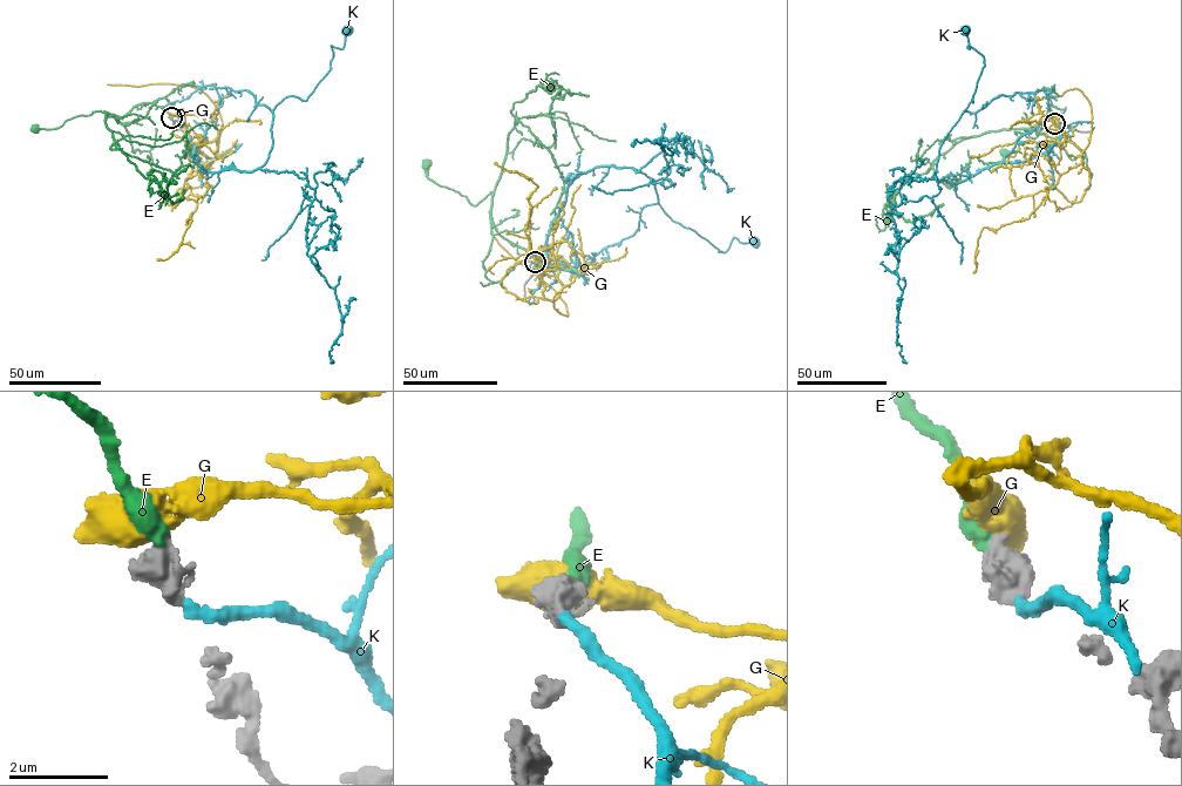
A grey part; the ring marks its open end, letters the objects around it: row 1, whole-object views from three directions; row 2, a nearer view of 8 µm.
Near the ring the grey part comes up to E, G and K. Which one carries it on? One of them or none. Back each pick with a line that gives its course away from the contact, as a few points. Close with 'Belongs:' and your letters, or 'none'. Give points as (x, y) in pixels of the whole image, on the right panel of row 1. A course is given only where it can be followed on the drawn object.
Belongs: E

